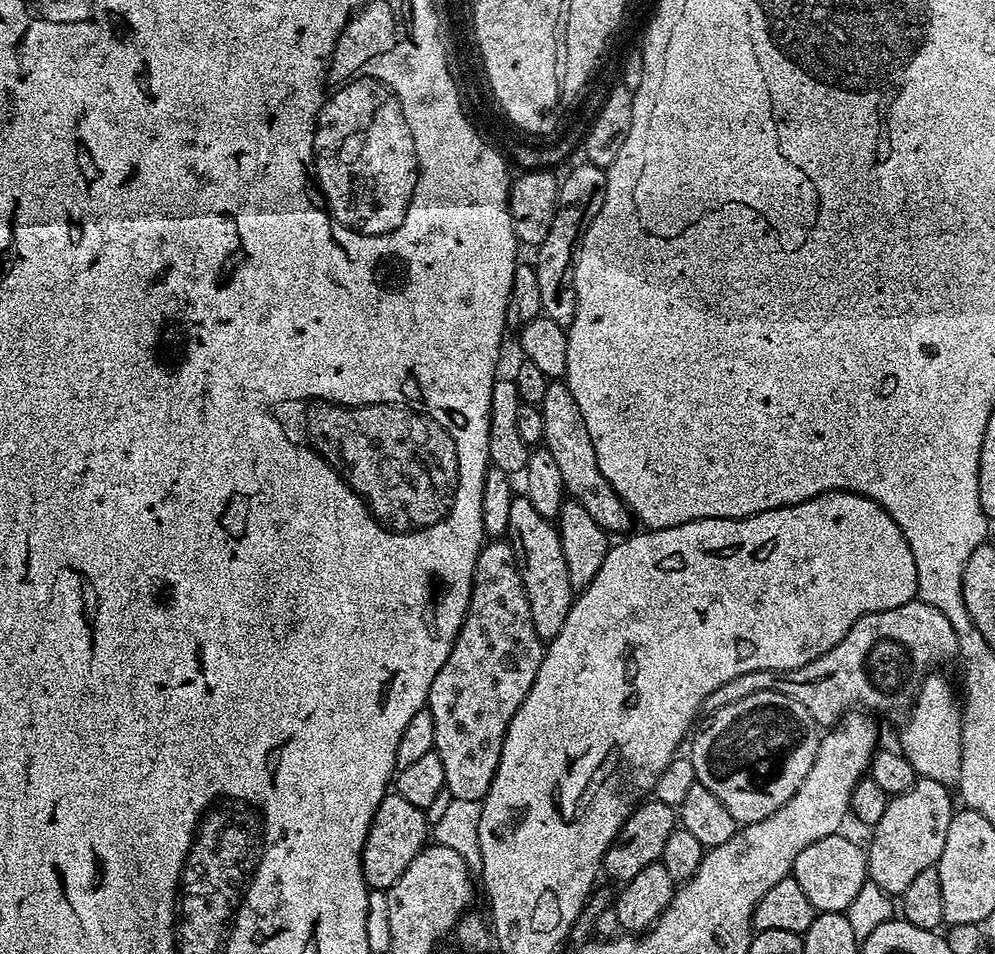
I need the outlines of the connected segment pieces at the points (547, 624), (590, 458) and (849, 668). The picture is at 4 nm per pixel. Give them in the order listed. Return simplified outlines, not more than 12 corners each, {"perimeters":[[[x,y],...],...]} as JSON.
{"perimeters":[[[527,496],[506,539],[540,640],[553,640],[574,590],[560,533]],[[567,383],[539,404],[565,493],[609,534],[634,524],[602,478]],[[917,598],[858,618],[793,672],[738,674],[704,700],[777,692],[818,726],[913,707],[954,626]]]}

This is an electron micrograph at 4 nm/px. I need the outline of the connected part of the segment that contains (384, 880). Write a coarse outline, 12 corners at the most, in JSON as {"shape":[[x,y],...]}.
{"shape":[[382,798],[362,850],[369,889],[387,890],[430,840],[425,809]]}

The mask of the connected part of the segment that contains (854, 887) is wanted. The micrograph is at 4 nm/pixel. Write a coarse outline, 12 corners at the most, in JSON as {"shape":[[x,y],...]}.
{"shape":[[818,838],[792,877],[817,912],[847,913],[869,883],[867,851]]}

